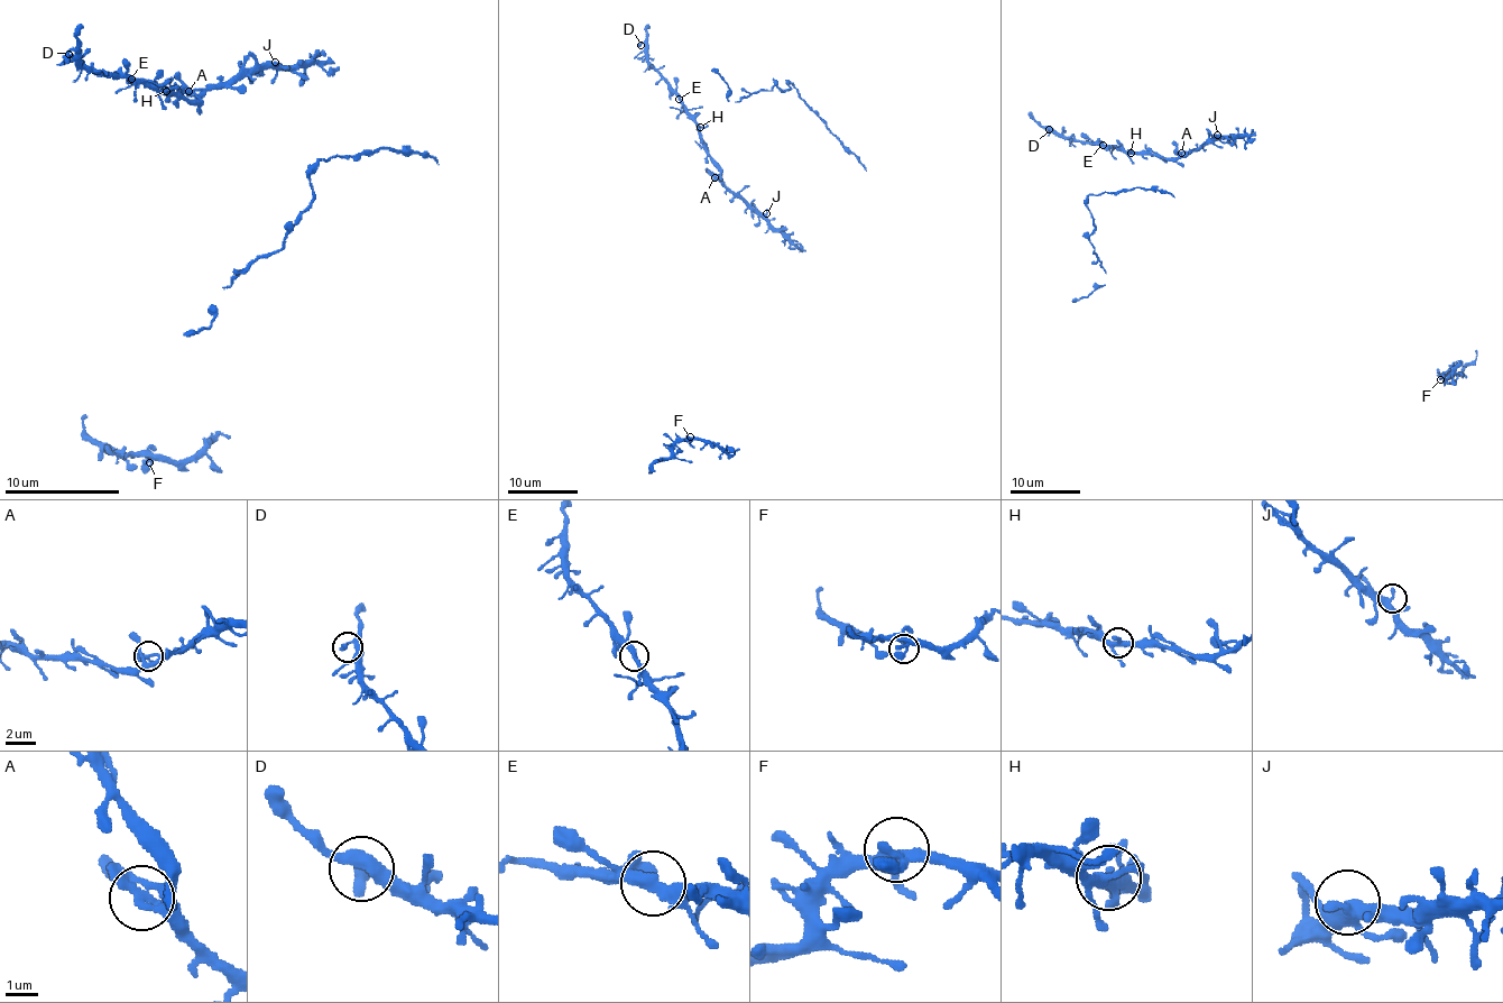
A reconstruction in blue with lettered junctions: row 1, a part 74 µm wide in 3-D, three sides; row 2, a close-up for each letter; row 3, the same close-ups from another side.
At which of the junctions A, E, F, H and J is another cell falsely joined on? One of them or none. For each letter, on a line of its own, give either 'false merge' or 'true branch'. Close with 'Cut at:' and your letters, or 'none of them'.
A: true branch
E: true branch
F: true branch
H: true branch
J: true branch
Cut at: none of them

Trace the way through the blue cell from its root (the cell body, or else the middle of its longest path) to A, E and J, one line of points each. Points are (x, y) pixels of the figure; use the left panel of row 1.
A: (301, 85), (303, 67), (243, 67), (229, 82), (188, 91)
E: (301, 85), (303, 67), (243, 67), (231, 80), (214, 85), (200, 99), (183, 99), (131, 80)
J: (301, 85), (303, 67), (277, 67), (275, 62)

